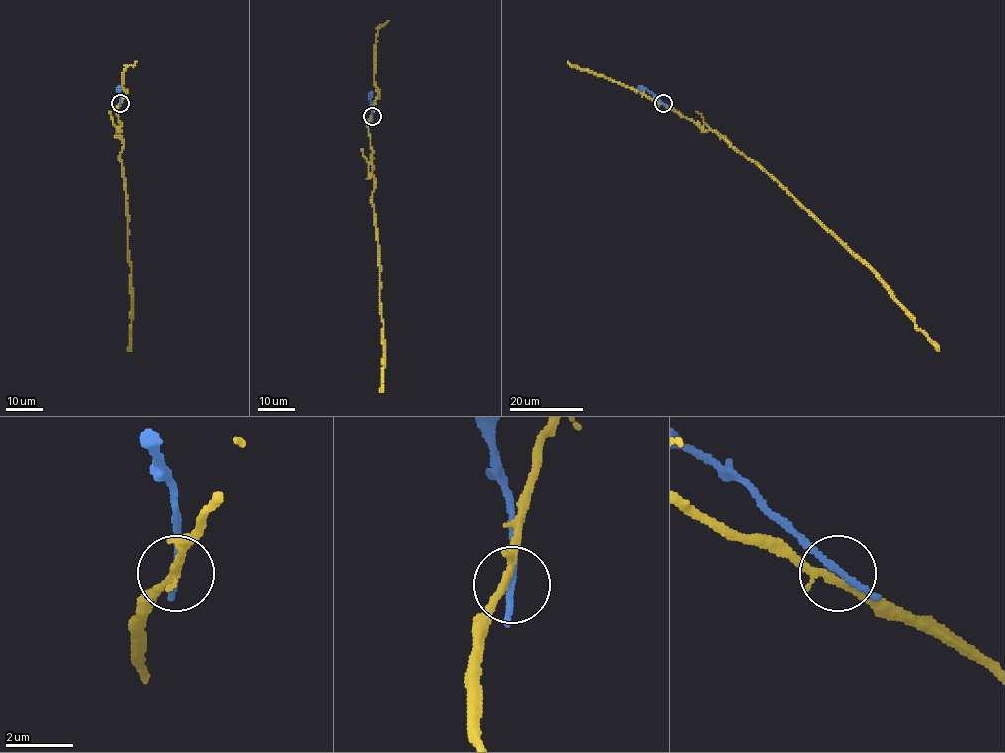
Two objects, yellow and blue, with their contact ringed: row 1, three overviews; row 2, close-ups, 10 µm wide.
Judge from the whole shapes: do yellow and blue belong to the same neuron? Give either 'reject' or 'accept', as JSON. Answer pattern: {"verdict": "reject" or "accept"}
{"verdict": "reject"}

